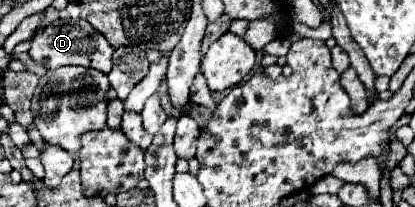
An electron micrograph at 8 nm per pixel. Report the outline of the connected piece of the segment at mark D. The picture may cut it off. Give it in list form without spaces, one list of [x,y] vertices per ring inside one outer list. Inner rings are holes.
[[[59,18],[49,26],[41,28],[31,38],[31,50],[29,50],[29,56],[49,70],[75,64],[75,66],[89,66],[105,74],[111,70],[111,54],[113,46],[87,20],[77,20],[73,24],[69,18]]]

